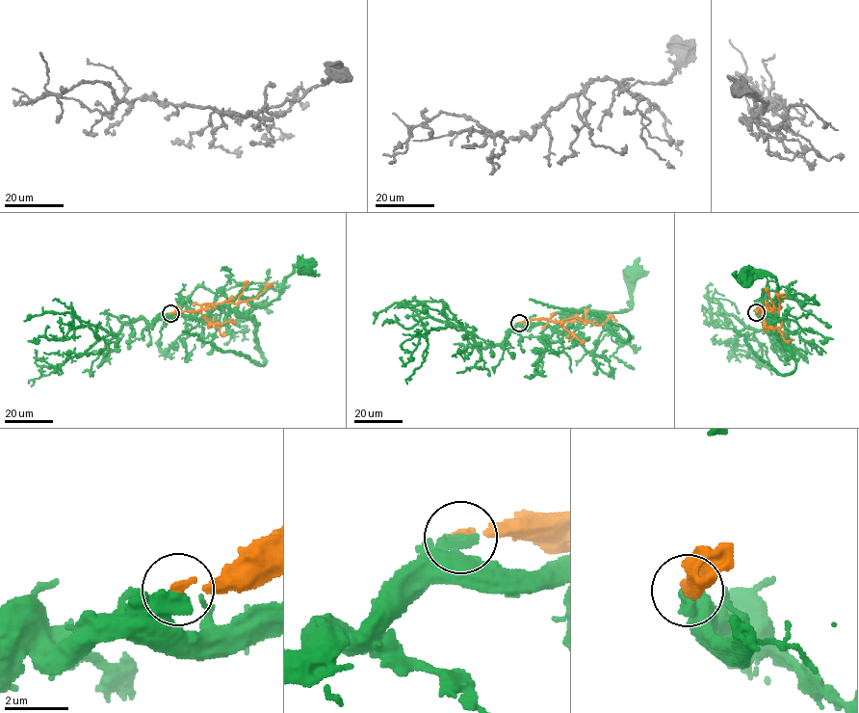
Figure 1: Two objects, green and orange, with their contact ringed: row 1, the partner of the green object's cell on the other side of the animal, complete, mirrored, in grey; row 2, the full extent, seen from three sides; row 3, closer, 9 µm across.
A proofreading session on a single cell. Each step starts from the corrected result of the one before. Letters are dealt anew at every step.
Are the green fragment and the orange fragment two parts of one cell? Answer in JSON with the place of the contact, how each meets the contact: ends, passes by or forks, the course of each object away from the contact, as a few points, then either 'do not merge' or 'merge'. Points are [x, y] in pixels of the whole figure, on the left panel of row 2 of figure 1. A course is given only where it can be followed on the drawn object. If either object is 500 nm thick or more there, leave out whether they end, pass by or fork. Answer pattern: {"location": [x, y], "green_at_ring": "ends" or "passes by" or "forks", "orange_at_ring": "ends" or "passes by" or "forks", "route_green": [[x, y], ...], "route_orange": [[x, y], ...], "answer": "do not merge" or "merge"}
{"location": [170, 313], "route_green": [[170, 313], [200, 318], [239, 297], [264, 306], [278, 297], [282, 281], [298, 262], [305, 266]], "route_orange": [[170, 313], [198, 310], [206, 303], [240, 303], [252, 299], [267, 285], [273, 285]], "answer": "do not merge"}

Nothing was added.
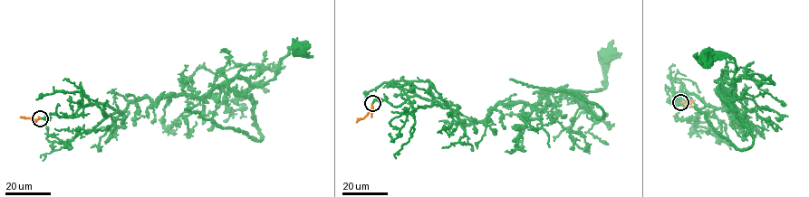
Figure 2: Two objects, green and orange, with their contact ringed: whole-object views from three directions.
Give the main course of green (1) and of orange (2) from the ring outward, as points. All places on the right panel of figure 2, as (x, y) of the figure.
1: (680, 102), (731, 98), (717, 94), (733, 89), (735, 60), (707, 58)
2: (680, 102), (694, 100)

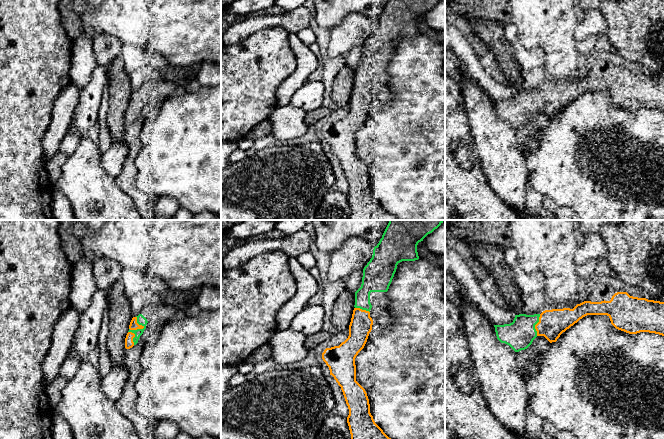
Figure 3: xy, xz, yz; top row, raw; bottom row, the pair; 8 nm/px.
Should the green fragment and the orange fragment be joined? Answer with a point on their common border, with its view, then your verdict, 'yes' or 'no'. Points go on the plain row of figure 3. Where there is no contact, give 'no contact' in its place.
xy (137, 105) | yes

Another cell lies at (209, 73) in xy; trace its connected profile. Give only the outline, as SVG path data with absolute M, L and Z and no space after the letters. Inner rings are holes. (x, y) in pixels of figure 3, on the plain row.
M214 62L201 63L195 79L201 86L221 85L221 65Z

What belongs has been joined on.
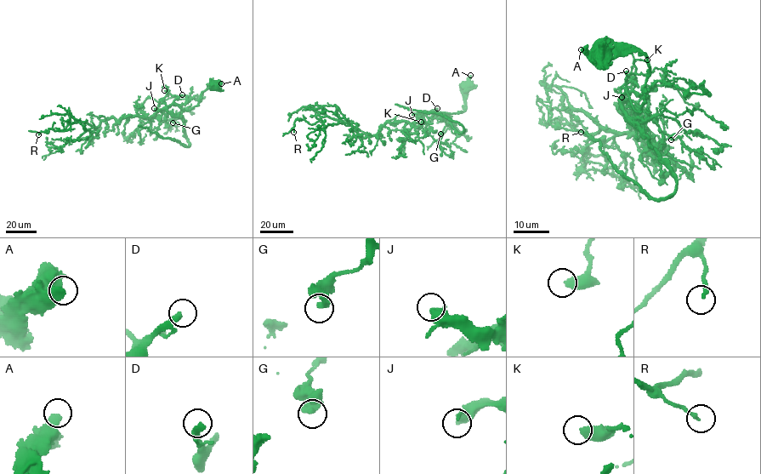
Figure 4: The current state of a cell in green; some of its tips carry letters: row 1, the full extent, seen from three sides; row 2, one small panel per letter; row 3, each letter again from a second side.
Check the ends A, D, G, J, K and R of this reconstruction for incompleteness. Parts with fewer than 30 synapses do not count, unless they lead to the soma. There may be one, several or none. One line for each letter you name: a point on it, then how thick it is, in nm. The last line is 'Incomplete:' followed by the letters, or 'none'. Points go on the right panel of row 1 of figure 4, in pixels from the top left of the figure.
D: (626, 71) | 240 nm
J: (621, 97) | 360 nm
Incomplete: D, J

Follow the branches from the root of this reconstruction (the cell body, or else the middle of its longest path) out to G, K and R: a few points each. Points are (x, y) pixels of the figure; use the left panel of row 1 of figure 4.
G: (215, 84), (209, 82), (199, 103), (189, 110), (167, 105), (169, 111), (182, 111), (173, 122)
K: (215, 84), (209, 82), (199, 103), (189, 110), (174, 104), (166, 105), (160, 100), (168, 90), (164, 90)
R: (215, 84), (209, 82), (189, 110), (171, 104), (149, 117), (109, 118), (95, 128), (71, 122), (38, 134)

